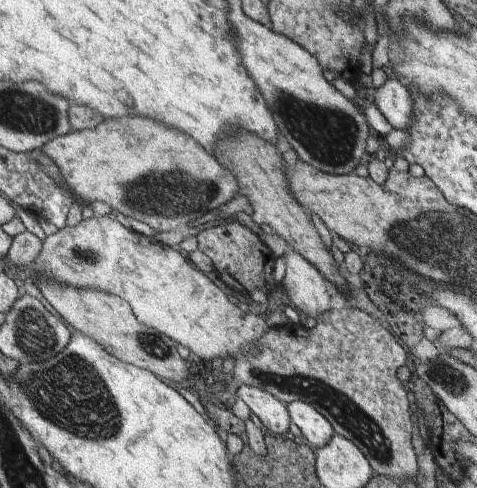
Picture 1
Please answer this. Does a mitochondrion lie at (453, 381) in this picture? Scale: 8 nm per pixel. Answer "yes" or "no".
yes

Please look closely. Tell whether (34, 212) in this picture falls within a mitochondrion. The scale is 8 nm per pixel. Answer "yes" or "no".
no

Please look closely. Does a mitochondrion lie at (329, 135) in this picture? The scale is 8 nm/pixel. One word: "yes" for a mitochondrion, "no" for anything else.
yes

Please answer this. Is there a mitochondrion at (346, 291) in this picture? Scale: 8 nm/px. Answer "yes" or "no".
no

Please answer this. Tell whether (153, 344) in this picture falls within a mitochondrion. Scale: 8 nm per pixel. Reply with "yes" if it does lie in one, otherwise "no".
yes

